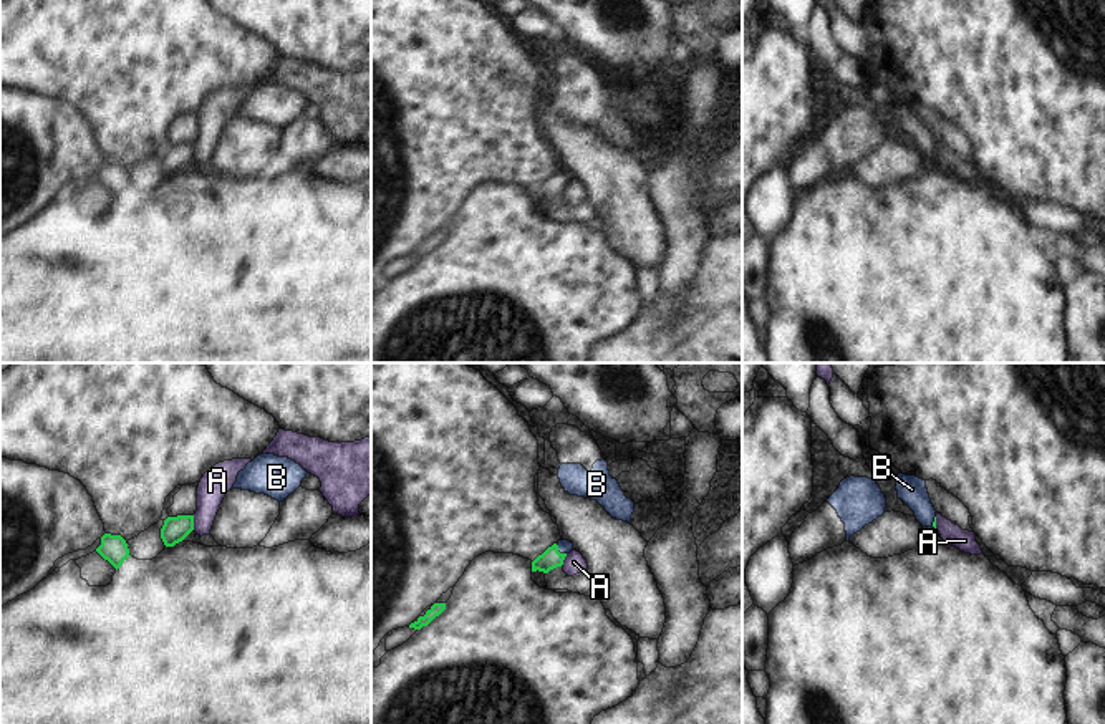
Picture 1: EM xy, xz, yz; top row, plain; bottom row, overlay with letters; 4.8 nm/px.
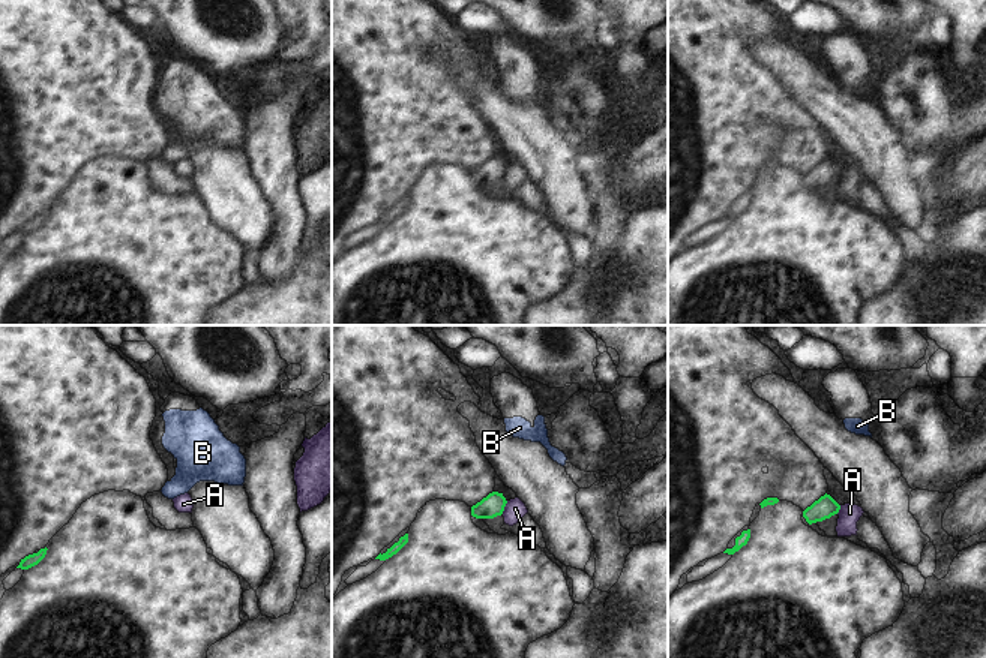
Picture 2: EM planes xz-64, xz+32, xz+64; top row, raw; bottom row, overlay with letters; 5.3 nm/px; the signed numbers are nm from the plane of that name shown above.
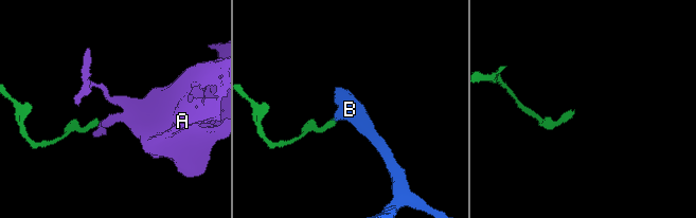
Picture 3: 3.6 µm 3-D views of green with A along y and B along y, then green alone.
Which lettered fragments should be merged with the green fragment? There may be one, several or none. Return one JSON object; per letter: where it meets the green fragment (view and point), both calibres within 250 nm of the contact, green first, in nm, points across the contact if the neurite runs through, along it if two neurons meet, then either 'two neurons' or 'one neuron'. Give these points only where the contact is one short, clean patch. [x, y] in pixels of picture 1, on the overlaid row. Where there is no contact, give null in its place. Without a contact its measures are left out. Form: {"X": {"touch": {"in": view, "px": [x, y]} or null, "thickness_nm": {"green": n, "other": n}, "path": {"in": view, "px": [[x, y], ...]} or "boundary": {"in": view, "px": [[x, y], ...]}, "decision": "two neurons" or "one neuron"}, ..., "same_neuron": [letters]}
{"A": {"touch": {"in": "xy", "px": [193, 522]}, "thickness_nm": {"green": 120, "other": 150}, "boundary": {"in": "xy", "px": [[193, 516], [194, 529]]}, "decision": "two neurons"}, "B": {"touch": {"in": "xz", "px": [557, 550]}, "thickness_nm": {"green": 100, "other": 60}, "path": {"in": "xz", "px": [[550, 559], [557, 550], [564, 545]]}, "decision": "one neuron"}, "same_neuron": ["B"]}

